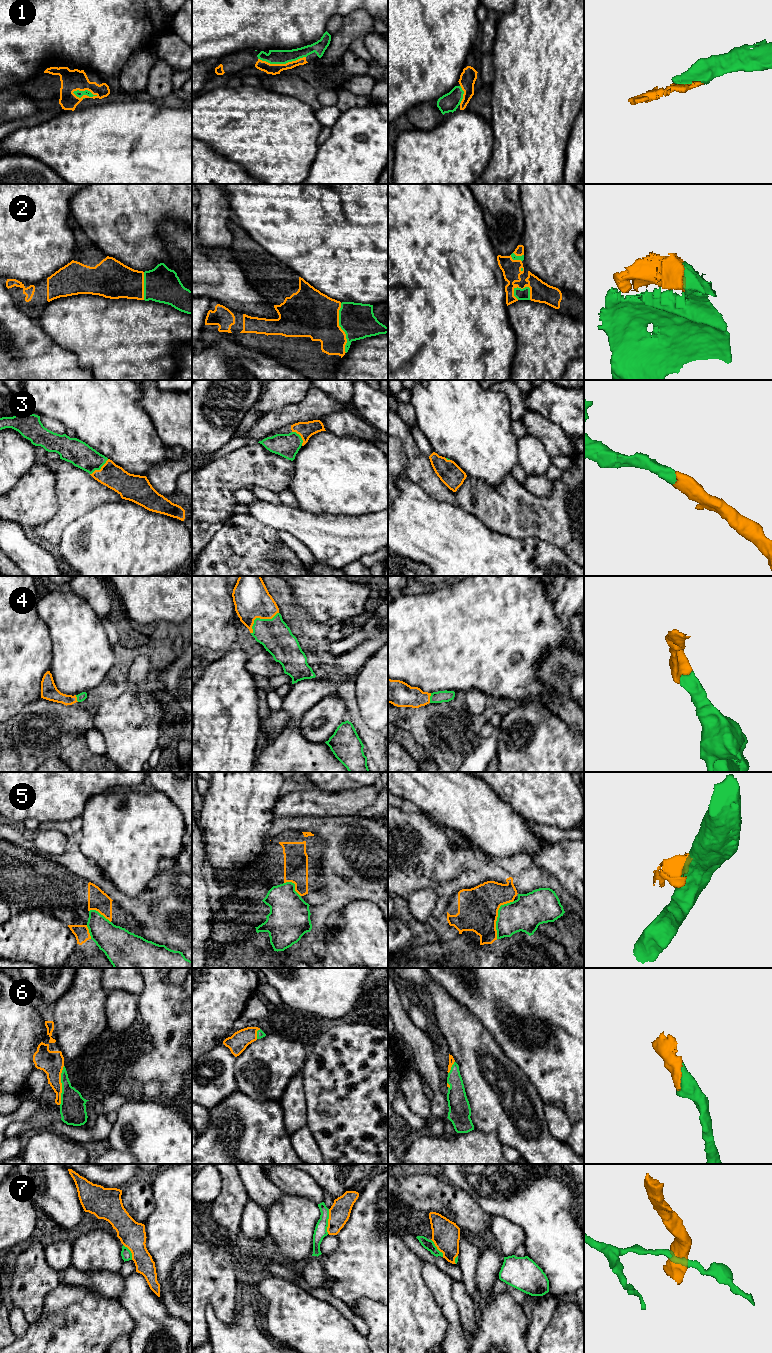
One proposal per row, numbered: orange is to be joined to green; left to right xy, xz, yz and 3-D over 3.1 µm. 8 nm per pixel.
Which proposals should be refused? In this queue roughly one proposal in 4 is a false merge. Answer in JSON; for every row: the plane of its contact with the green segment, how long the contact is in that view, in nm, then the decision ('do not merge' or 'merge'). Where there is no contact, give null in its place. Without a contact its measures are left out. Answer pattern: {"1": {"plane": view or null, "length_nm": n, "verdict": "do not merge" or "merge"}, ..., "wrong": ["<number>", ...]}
{"1": {"plane": "xy", "length_nm": 200, "verdict": "merge"}, "2": {"plane": "xz", "length_nm": 400, "verdict": "merge"}, "3": {"plane": "xy", "length_nm": 200, "verdict": "merge"}, "4": {"plane": "xz", "length_nm": 280, "verdict": "merge"}, "5": {"plane": "yz", "length_nm": 340, "verdict": "do not merge"}, "6": {"plane": "xy", "length_nm": 320, "verdict": "merge"}, "7": {"plane": "xz", "length_nm": 200, "verdict": "do not merge"}, "wrong": ["5", "7"]}

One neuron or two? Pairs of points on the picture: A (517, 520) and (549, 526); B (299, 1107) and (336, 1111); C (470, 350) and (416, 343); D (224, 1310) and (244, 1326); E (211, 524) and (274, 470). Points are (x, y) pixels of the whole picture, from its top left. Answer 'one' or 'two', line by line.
A: one
B: two
C: one
D: two
E: one

